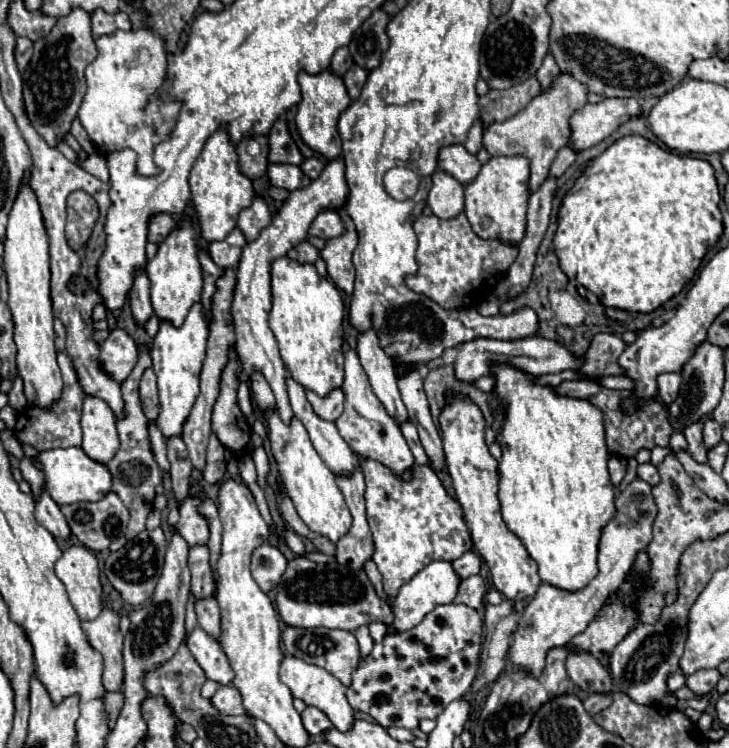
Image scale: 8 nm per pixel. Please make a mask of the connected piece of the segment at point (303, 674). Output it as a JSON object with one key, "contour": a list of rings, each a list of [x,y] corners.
{"contour":[[[284,654],[284,660],[280,664],[280,682],[286,684],[292,692],[294,698],[300,698],[304,700],[308,706],[316,706],[320,708],[330,720],[332,724],[340,730],[340,732],[346,732],[352,728],[352,722],[354,722],[354,712],[346,700],[346,686],[336,680],[328,670],[320,668],[320,666],[314,666],[314,664],[308,664],[300,658],[294,658],[294,656],[288,656]]]}

